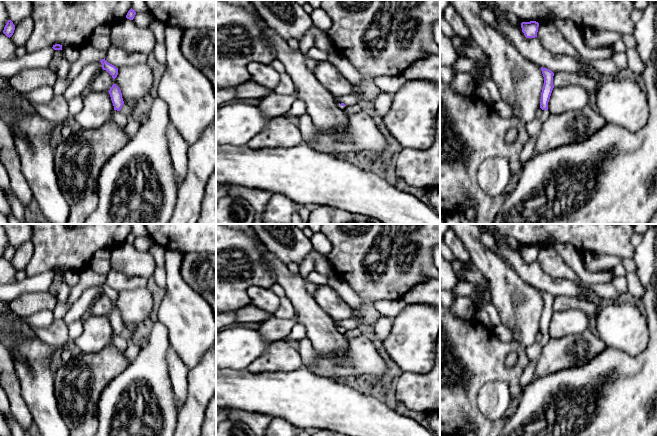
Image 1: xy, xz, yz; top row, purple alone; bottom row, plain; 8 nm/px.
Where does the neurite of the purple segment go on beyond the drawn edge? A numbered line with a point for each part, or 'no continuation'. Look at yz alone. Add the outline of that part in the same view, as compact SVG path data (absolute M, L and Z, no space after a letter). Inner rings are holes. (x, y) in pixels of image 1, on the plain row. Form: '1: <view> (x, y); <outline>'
1: yz (533, 352); M543 334L542 339L539 342L535 342L529 347L526 347L526 354L529 363L539 358L544 346L548 343L549 340L550 340L549 335Z

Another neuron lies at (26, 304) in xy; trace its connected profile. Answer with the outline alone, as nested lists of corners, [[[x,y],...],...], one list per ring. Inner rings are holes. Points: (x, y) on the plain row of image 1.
[[[49,292],[23,293],[11,300],[8,306],[13,315],[27,318],[43,310],[53,310],[57,305],[57,299]]]

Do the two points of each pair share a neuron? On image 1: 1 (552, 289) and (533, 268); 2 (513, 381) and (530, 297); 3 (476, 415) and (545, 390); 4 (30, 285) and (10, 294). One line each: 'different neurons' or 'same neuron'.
1: same neuron
2: different neurons
3: different neurons
4: same neuron

